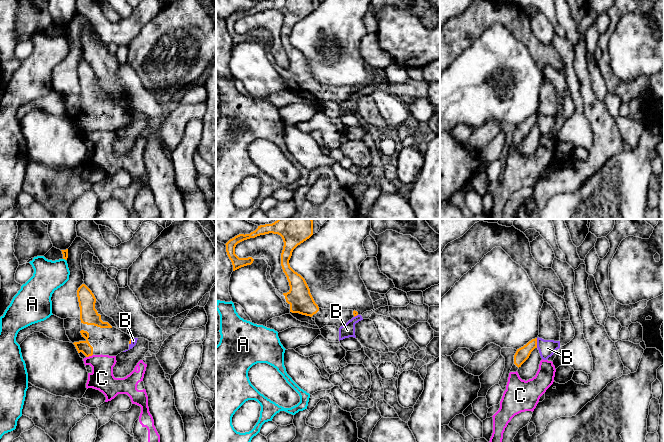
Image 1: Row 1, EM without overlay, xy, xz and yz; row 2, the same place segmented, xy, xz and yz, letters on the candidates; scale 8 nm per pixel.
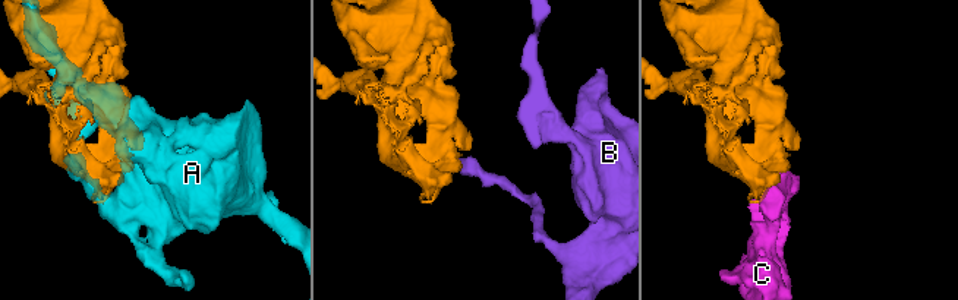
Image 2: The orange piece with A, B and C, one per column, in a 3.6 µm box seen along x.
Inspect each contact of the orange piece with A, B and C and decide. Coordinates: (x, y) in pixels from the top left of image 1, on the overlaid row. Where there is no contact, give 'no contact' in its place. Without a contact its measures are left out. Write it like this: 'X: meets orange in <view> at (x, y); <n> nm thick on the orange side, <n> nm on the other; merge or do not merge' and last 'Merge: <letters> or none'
A: meets orange in xy at (64, 258); 50 nm thick on the orange side, 240 nm on the other; do not merge
B: meets orange in yz at (536, 343); 110 nm thick on the orange side, 140 nm on the other; do not merge
C: meets orange in xy at (89, 355); 100 nm thick on the orange side, 190 nm on the other; merge
Merge: C

